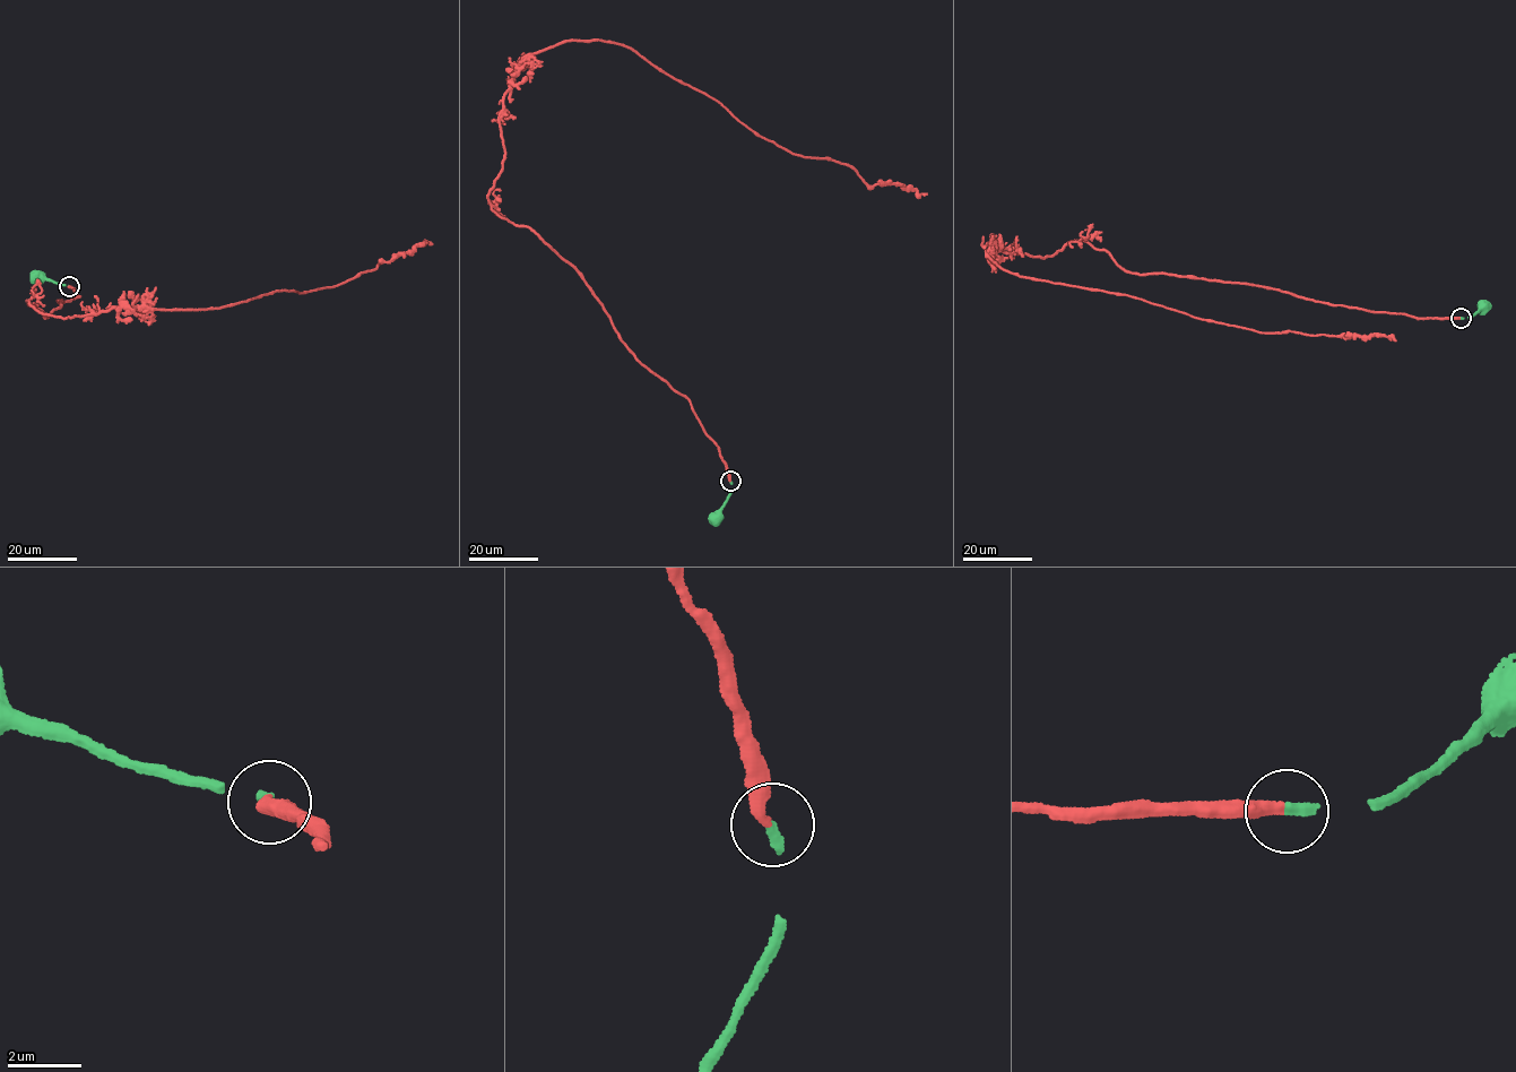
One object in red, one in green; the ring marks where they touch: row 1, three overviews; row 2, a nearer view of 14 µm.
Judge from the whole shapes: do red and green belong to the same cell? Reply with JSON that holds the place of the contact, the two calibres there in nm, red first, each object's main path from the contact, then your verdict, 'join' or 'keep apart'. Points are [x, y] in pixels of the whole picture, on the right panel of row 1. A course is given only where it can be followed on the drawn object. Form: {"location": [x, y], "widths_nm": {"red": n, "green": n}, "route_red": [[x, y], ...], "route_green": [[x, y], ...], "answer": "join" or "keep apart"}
{"location": [1461, 318], "widths_nm": {"red": 340, "green": 280}, "route_red": [[1460, 318], [1132, 274], [1083, 240], [1042, 258], [994, 249], [988, 257], [1022, 277], [1263, 333], [1396, 340]], "route_green": [[1461, 318], [1471, 317], [1483, 305]], "answer": "join"}

